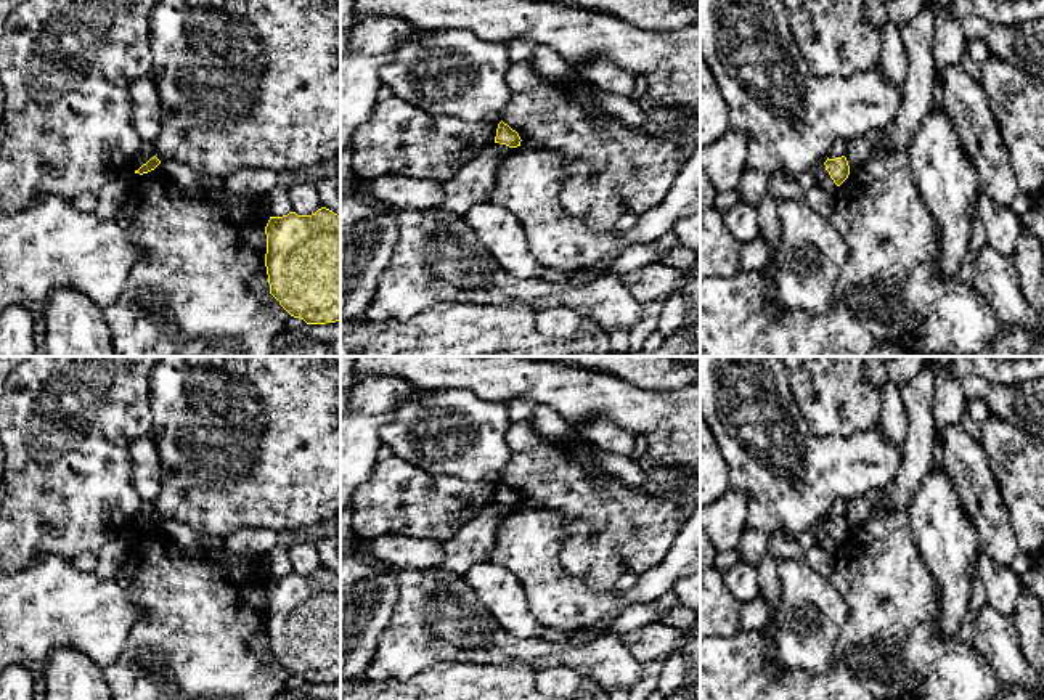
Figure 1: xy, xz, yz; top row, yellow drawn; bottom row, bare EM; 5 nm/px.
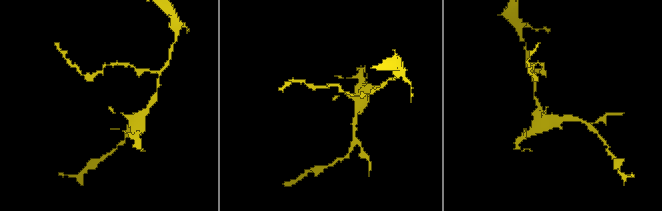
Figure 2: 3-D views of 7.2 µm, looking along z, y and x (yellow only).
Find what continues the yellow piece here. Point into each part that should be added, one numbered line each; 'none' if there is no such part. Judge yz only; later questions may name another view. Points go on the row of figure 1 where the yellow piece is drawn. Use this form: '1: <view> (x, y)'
none

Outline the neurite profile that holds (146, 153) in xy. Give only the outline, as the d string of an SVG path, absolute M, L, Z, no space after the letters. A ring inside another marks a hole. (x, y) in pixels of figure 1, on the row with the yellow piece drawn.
M143 140L141 151L130 161L128 170L138 170L143 164L146 164L151 157L154 157L153 144L148 140Z

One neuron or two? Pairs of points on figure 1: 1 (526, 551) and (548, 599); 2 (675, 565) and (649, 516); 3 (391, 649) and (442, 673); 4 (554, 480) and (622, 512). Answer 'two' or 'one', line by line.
1: one
2: two
3: two
4: one

